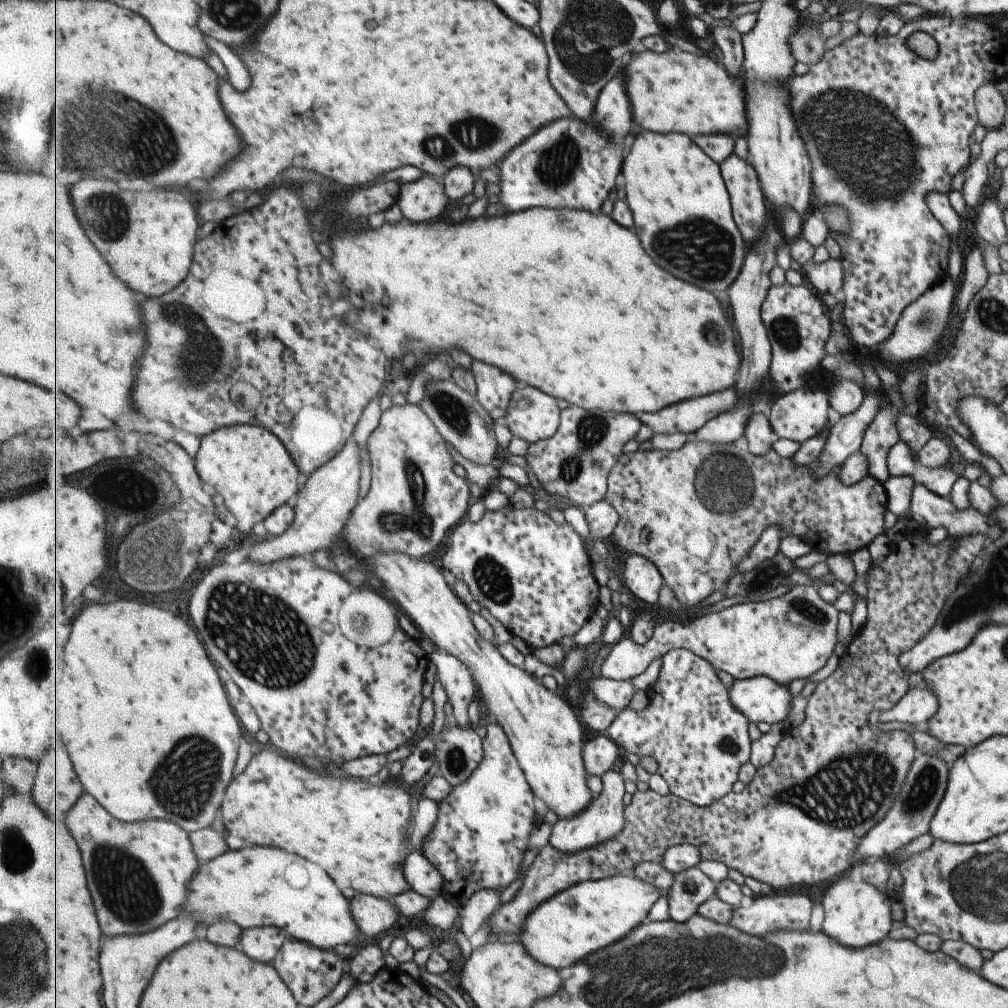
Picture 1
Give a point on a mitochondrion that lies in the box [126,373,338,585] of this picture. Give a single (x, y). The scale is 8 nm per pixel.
(188, 532)

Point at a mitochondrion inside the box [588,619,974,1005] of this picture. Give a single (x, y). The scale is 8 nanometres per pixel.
(832, 798)

